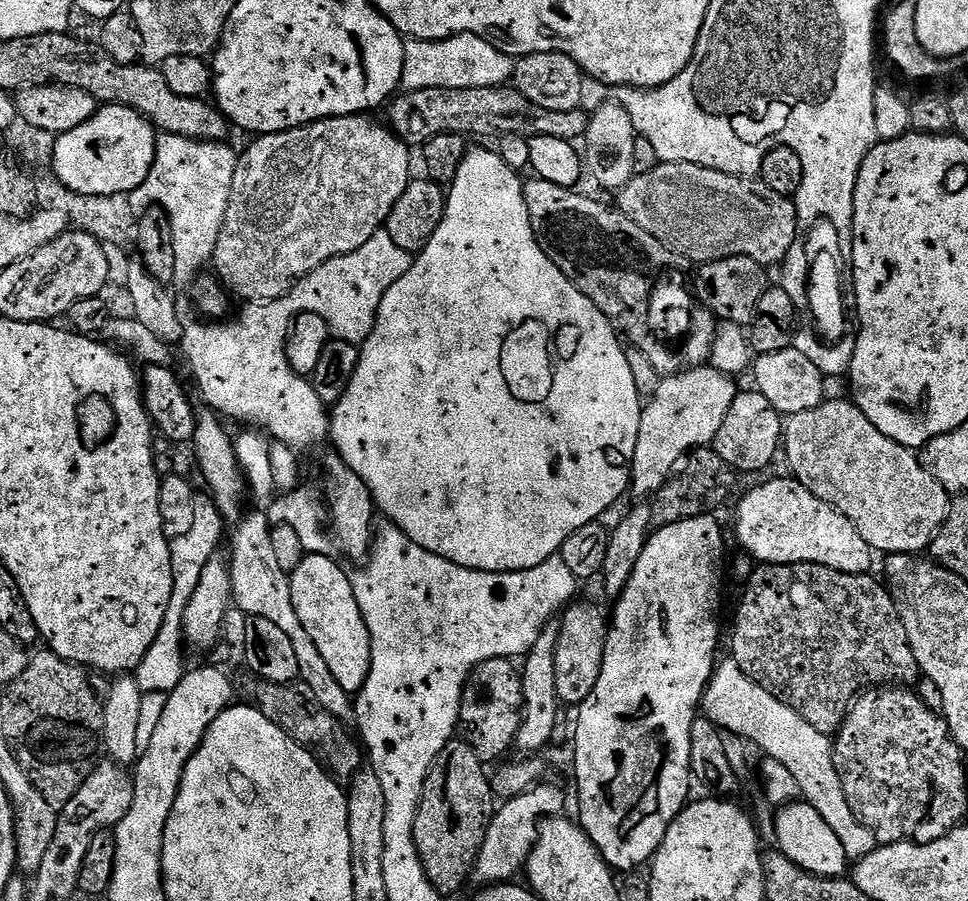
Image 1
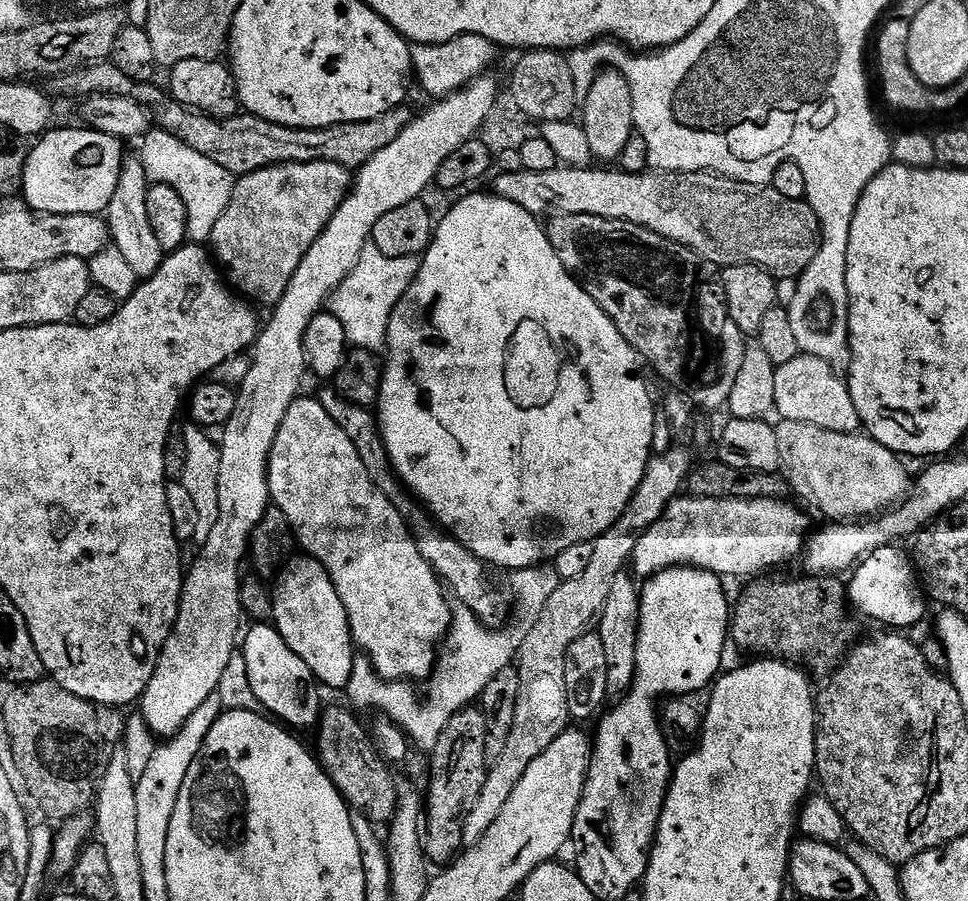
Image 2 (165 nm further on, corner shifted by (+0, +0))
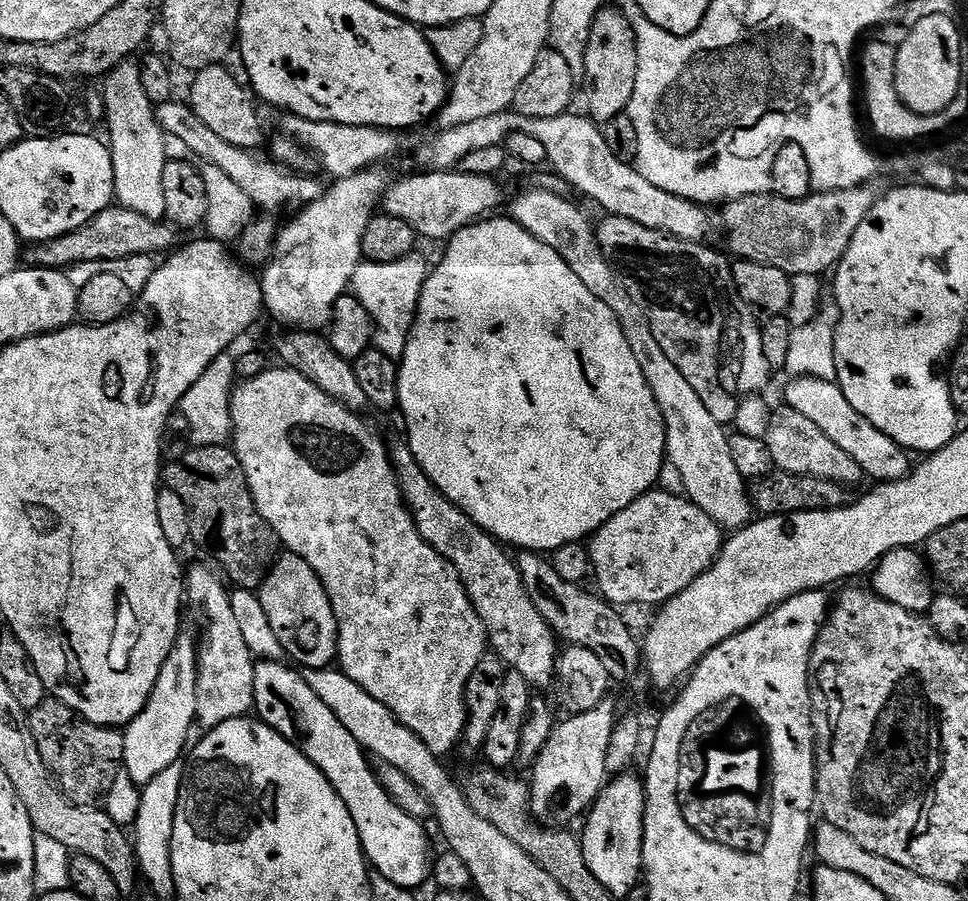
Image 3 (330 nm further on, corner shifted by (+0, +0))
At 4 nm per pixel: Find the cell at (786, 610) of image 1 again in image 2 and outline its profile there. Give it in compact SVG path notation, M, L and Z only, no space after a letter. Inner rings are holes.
M803 575L797 580L761 579L756 582L761 582L761 584L754 585L737 604L735 601L734 607L731 609L730 640L733 645L737 644L742 651L753 652L751 654L753 657L799 662L809 673L825 672L825 674L831 674L840 667L844 657L850 651L850 645L857 639L857 637L855 638L855 622L844 620L844 604L846 608L848 590L845 581L839 575Z

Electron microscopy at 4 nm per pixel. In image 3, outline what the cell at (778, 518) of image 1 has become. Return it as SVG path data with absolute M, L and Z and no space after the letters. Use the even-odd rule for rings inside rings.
M653 490L646 493L645 496L639 496L634 502L630 502L630 506L626 506L626 510L614 514L614 518L610 518L610 522L606 522L599 530L592 533L590 543L588 544L588 553L592 559L591 575L594 577L594 580L596 576L596 584L600 587L600 589L598 589L599 595L610 604L621 606L634 602L648 602L655 606L663 606L668 603L670 598L682 594L682 590L686 590L686 586L690 586L690 582L694 582L694 578L698 578L712 565L716 560L716 555L719 554L721 548L724 547L725 539L726 536L721 526L716 524L714 518L710 518L710 514L706 514L706 510L700 509L688 496Z

